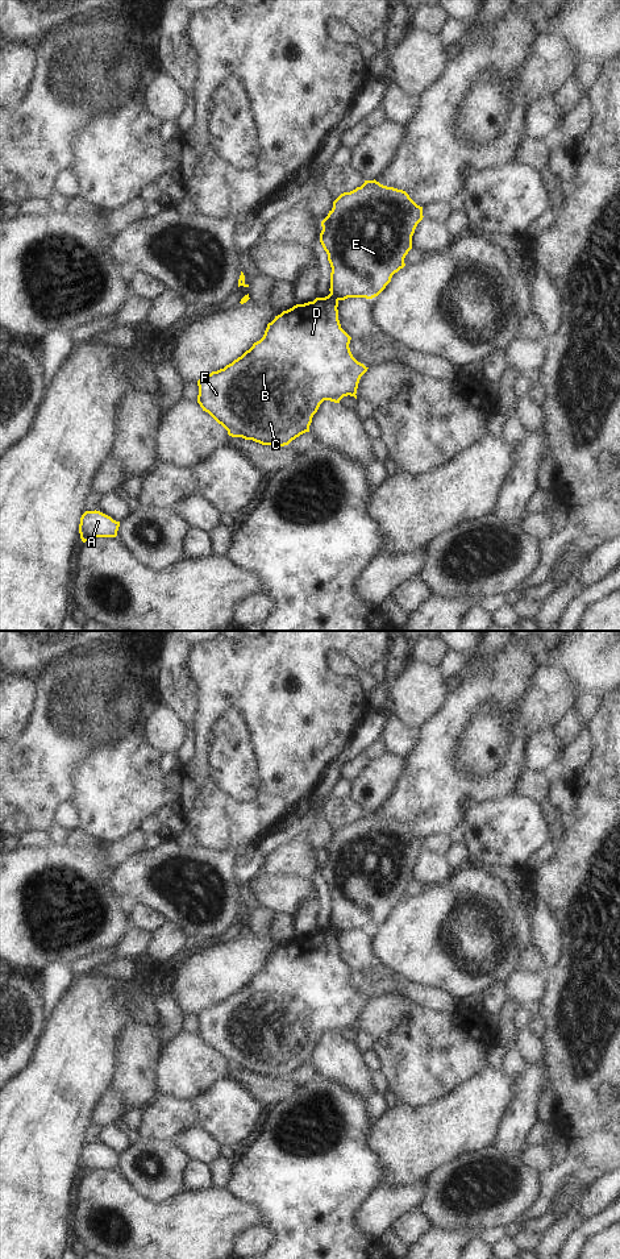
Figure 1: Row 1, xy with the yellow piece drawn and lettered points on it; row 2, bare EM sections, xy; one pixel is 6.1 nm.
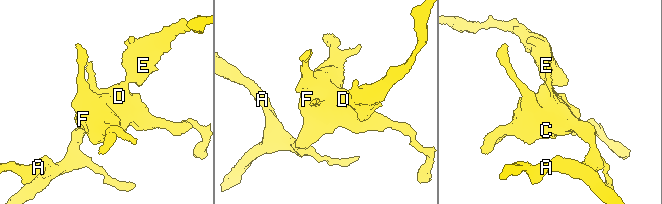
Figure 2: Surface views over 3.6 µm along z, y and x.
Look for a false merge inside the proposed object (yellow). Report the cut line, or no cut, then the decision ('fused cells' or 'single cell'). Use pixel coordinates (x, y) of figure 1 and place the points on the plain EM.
cut xy (329, 926), (337, 933); fused cells

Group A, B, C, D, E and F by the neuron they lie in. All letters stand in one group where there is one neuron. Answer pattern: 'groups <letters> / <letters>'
groups A B C D F / E

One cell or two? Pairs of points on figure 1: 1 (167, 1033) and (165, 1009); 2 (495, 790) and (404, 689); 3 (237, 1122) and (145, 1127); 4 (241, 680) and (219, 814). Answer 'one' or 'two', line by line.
1: one
2: two
3: one
4: one

